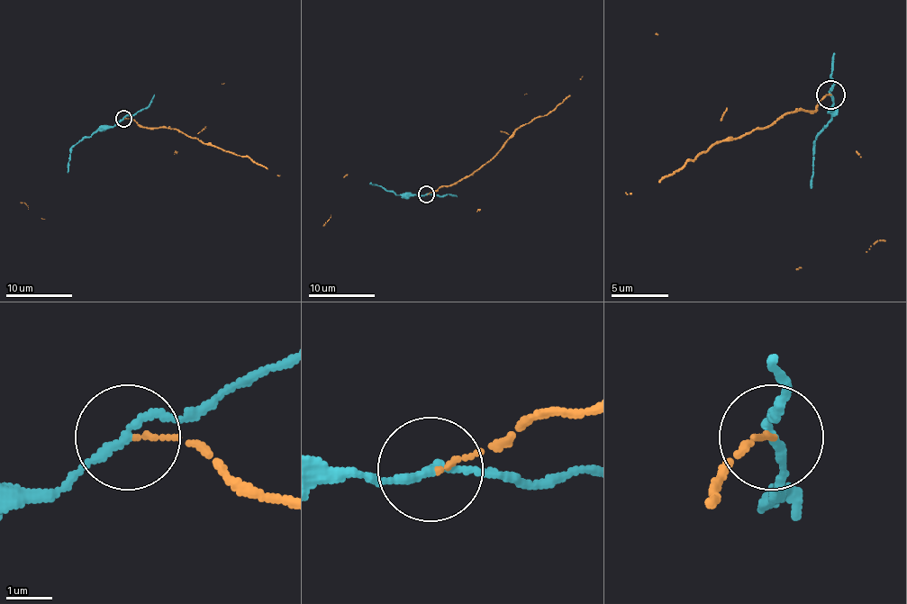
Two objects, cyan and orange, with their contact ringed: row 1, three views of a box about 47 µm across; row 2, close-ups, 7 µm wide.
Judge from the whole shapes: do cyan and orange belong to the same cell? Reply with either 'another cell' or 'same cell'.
another cell

